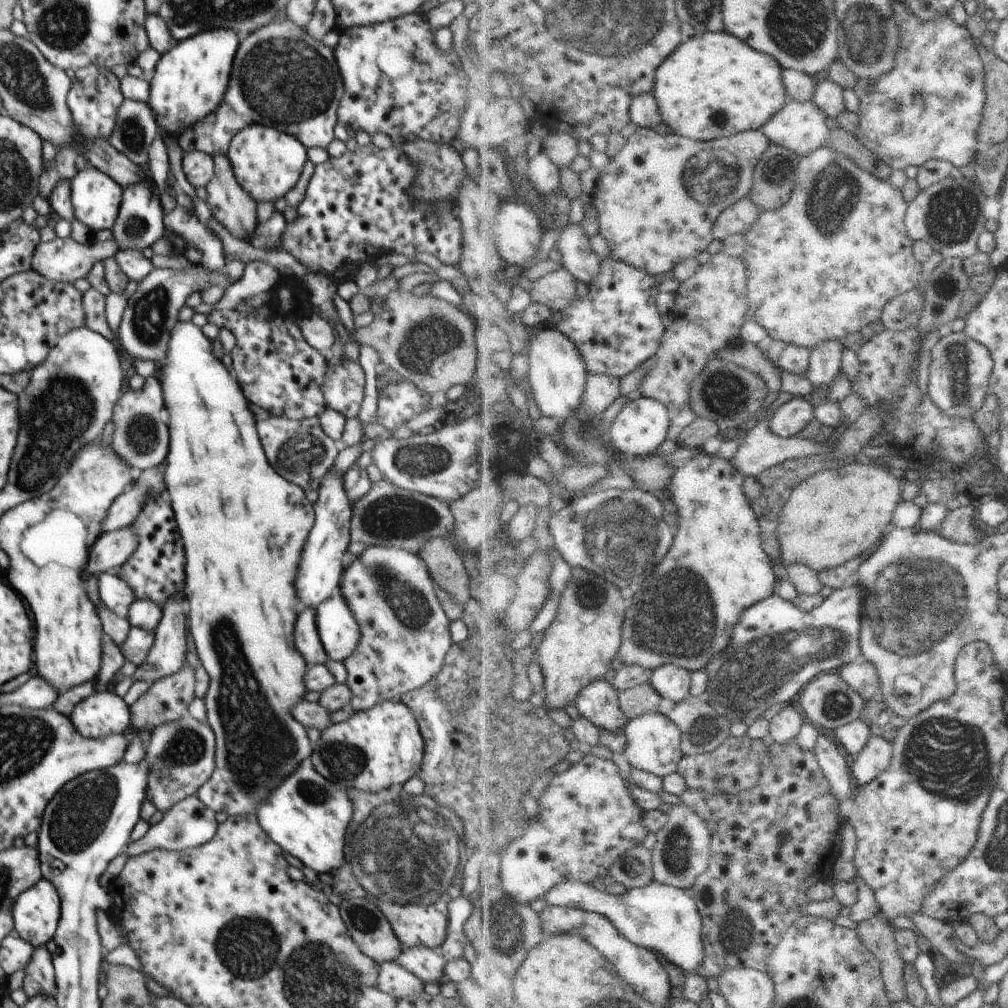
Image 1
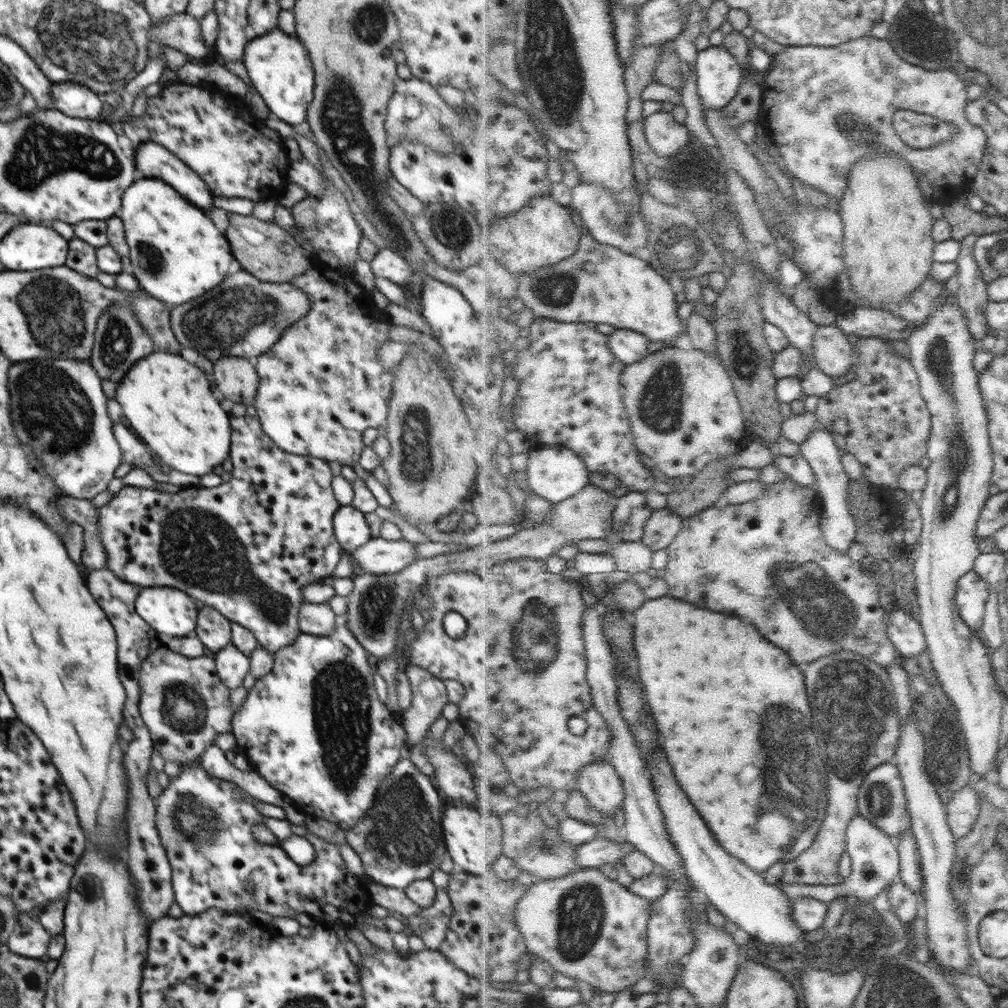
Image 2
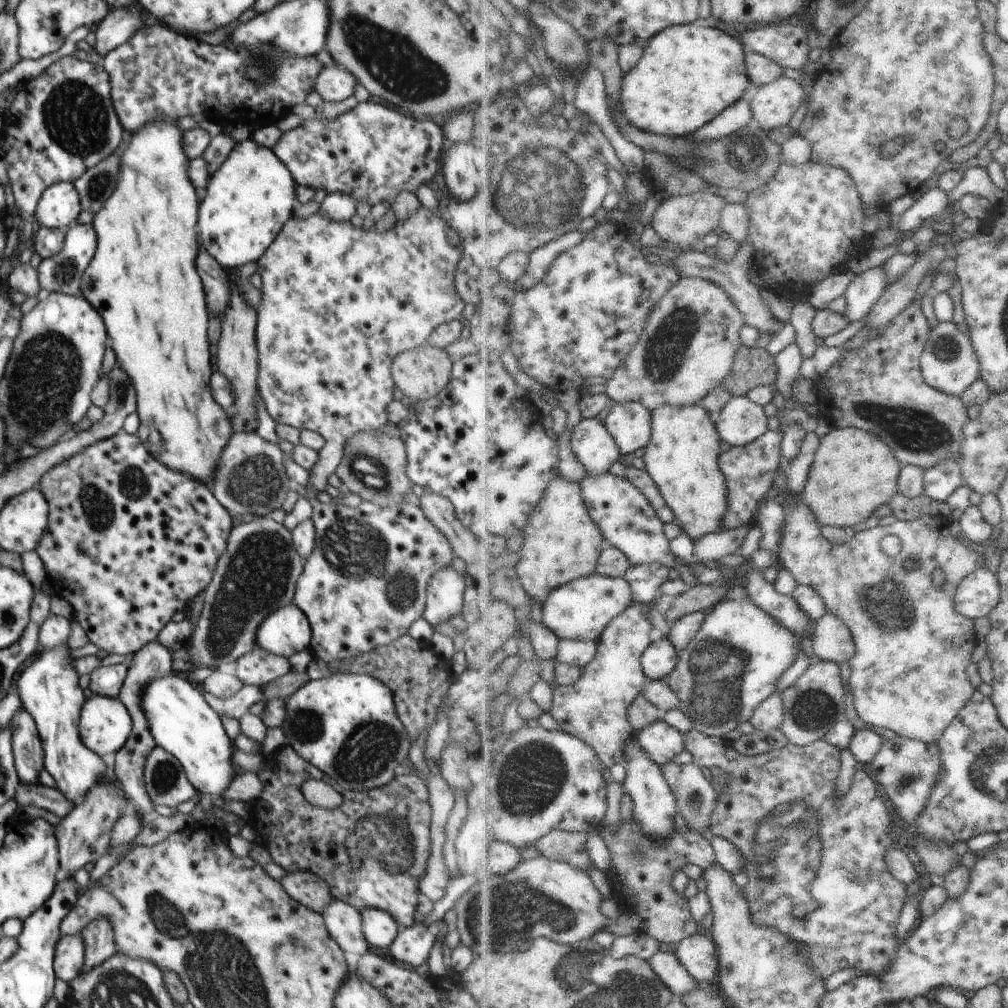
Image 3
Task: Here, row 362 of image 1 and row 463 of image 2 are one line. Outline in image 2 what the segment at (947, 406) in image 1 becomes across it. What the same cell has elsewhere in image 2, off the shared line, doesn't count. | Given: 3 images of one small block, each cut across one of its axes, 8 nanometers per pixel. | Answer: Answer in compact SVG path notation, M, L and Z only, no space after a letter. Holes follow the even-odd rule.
M946 301L936 307L927 318L924 326L914 332L908 344L911 347L911 360L919 372L923 387L923 396L927 407L931 408L932 430L928 441L930 466L927 468L928 482L920 493L921 509L924 519L922 544L916 552L915 573L919 592L920 620L923 624L927 642L927 651L931 666L942 685L942 690L957 708L958 718L967 738L970 768L976 778L997 775L995 760L1000 753L1000 733L1002 730L1002 691L993 677L990 649L959 614L959 605L955 601L959 581L973 569L976 558L980 556L976 536L978 522L983 506L989 497L993 472L993 456L987 429L987 408L983 403L983 394L979 389L979 373L974 370L973 359L978 349L971 334L968 322L957 301Z

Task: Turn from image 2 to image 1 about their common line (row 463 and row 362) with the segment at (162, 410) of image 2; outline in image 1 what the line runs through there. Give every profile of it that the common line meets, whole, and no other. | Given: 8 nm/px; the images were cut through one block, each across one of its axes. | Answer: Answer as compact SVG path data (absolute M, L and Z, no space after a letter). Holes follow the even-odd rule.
M178 320L170 330L160 386L163 407L166 406L170 416L170 450L163 482L170 493L171 508L185 551L183 594L187 604L187 627L200 662L210 677L210 688L202 702L206 722L215 737L215 768L196 796L214 813L255 814L270 792L302 760L312 755L313 743L306 728L291 716L292 706L303 701L308 692L303 682L308 665L292 642L296 620L292 580L306 538L313 528L315 513L300 486L276 474L266 462L250 403L223 362L214 356L213 342L191 321Z

